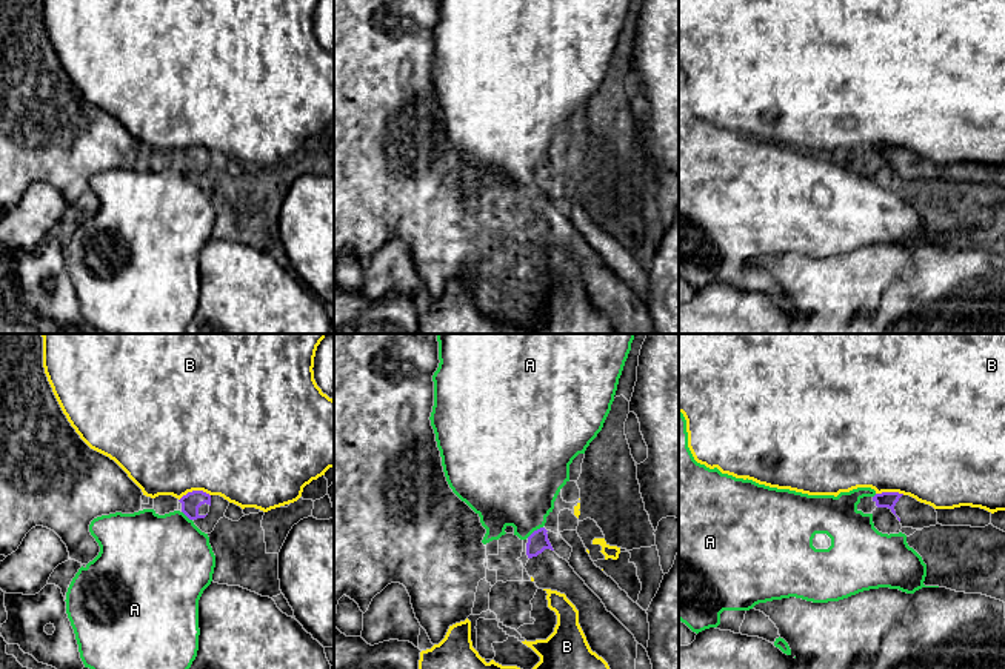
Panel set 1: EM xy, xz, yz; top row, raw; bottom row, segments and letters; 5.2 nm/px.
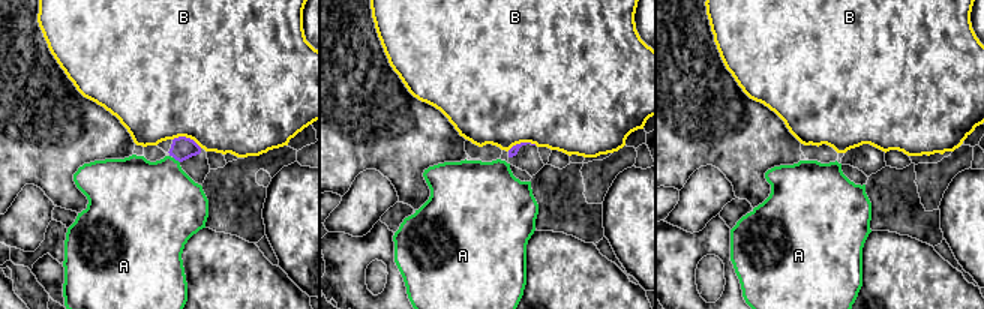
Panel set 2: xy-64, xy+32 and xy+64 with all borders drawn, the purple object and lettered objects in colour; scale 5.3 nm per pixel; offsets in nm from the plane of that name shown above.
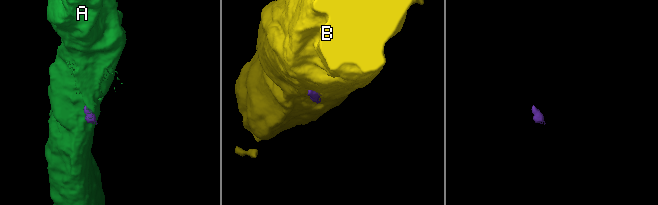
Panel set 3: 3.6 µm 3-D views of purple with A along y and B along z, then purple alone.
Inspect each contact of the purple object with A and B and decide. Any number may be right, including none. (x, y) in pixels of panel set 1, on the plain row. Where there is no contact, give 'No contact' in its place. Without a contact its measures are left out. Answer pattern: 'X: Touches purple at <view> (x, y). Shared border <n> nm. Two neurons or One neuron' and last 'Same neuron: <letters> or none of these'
A: Touches purple at xz (534, 186). Shared border 110 nm. Two neurons
B: Touches purple at xy (194, 146). Shared border 170 nm. Two neurons
Same neuron: none of these

